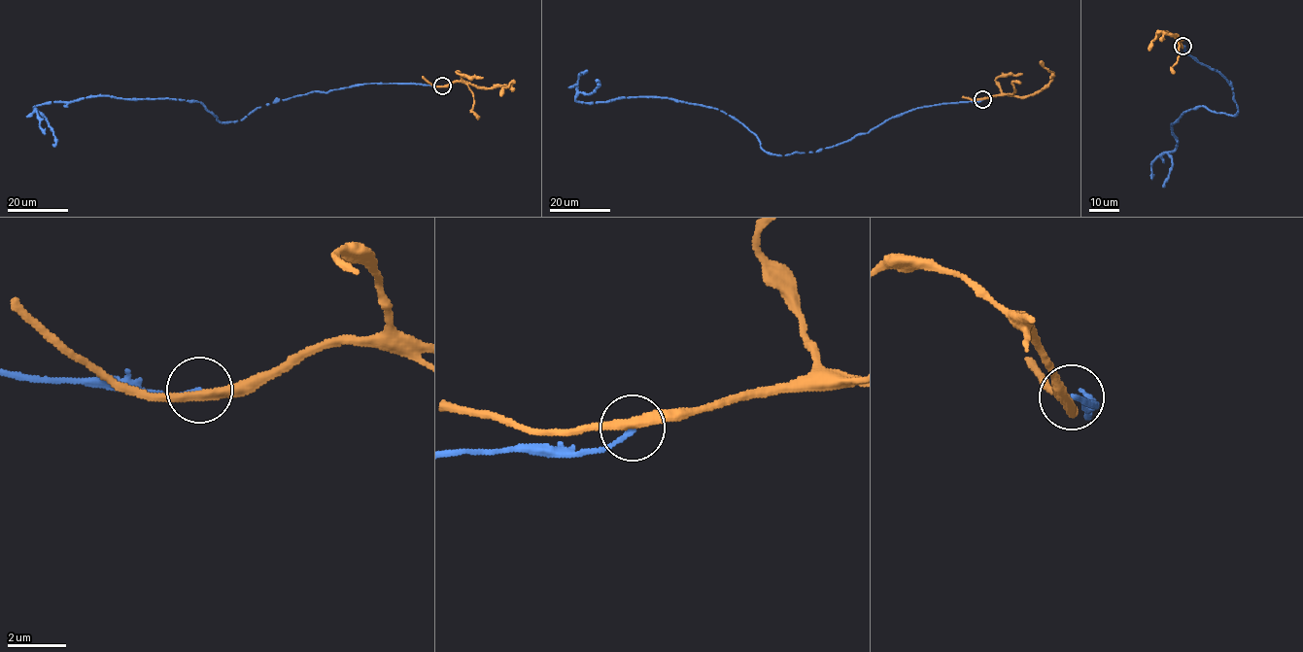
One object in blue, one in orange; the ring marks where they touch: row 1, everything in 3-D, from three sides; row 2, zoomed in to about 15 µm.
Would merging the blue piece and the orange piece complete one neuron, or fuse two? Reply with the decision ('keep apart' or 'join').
keep apart

